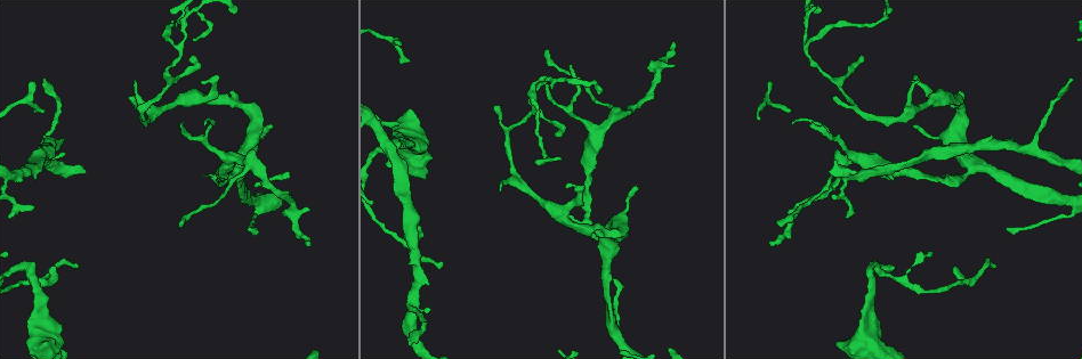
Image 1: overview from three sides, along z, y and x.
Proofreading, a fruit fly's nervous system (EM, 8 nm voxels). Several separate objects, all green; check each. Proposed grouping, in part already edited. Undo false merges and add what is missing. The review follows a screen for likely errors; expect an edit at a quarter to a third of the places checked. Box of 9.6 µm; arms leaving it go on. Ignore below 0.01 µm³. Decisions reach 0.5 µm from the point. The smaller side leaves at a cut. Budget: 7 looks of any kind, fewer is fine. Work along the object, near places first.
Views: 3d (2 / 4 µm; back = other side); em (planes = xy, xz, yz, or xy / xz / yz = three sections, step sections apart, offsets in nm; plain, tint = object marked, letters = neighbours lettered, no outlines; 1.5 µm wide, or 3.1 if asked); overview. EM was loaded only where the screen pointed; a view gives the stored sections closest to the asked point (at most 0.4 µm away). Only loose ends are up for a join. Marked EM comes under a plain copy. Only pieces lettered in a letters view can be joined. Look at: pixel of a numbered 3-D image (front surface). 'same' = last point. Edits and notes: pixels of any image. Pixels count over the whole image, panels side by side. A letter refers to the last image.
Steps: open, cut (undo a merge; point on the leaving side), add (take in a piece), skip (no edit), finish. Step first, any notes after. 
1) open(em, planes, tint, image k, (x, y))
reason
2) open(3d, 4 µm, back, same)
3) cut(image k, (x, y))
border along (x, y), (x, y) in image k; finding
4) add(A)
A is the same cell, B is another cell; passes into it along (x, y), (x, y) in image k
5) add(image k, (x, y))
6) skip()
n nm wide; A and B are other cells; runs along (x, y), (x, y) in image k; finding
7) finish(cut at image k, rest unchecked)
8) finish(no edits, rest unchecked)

open(3d, 2 µm, image 1, (568, 217))
free end

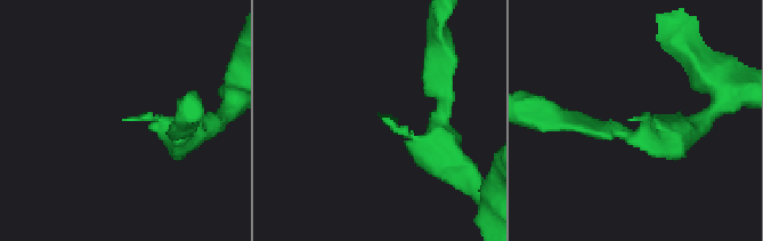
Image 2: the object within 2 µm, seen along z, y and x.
open(em, xy, step 4, letters, image 2, (630, 119))
need the tissue

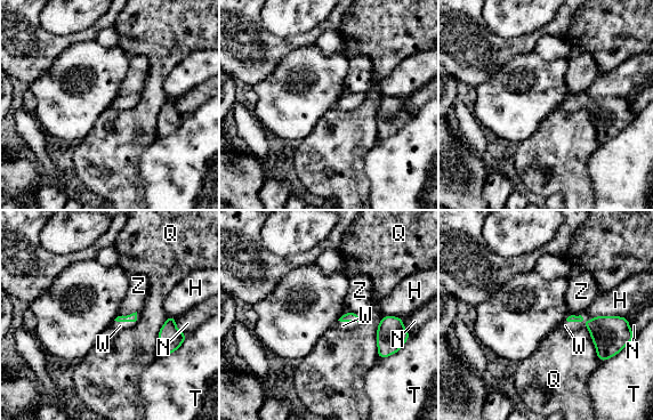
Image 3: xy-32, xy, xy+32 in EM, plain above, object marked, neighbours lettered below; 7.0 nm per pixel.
open(em, planes, letters, same)

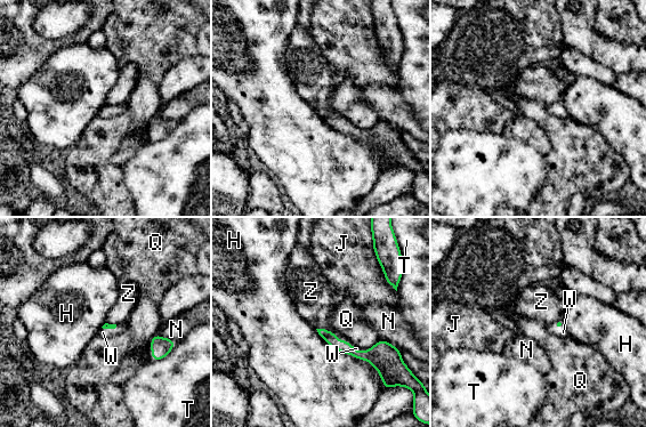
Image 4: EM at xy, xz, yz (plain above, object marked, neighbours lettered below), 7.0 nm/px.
add(W)
W is the same cell, H, J, N, Q, T and Z are other cells; the neuron continues

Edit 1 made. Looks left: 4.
open(overview)
redraw

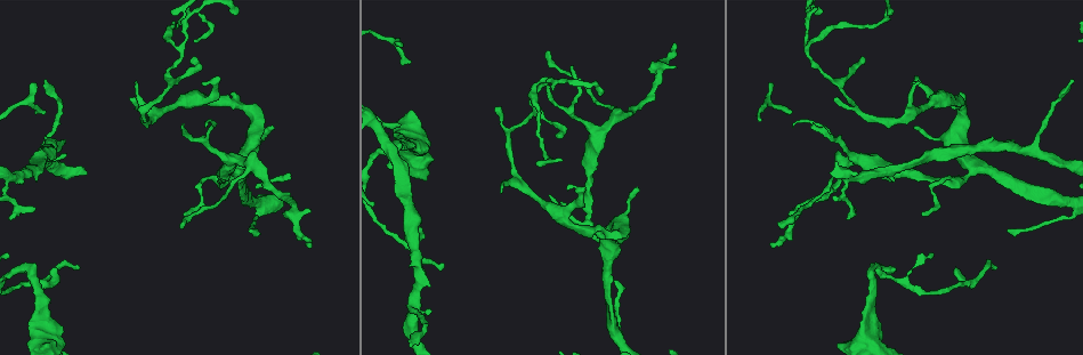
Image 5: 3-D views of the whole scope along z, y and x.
open(em, planes, letters, image 5, (917, 128))
thin end

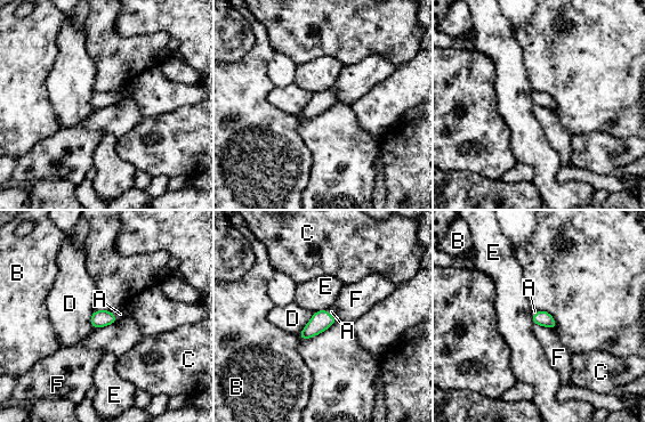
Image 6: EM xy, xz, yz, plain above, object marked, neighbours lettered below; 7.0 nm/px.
add(A)
A is the same cell, B, C, D, E and F are other cells; passes into it along (99, 318), (113, 315), (120, 314) in image 6; the neuron continues

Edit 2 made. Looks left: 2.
finish(add at image 4, add at image 6, rest unchecked)

